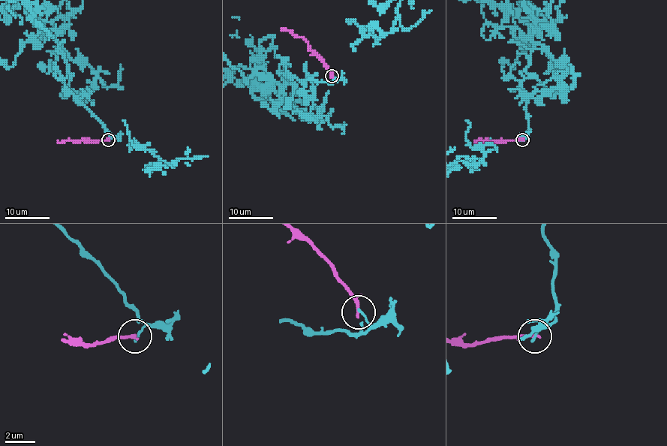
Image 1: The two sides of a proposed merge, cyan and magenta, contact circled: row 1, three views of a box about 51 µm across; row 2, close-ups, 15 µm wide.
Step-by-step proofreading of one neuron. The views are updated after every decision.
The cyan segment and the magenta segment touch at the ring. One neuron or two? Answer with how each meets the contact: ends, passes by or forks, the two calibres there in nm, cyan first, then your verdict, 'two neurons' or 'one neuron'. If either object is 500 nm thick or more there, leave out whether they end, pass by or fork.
cyan ends | magenta ends | 160/260 nm | two neurons

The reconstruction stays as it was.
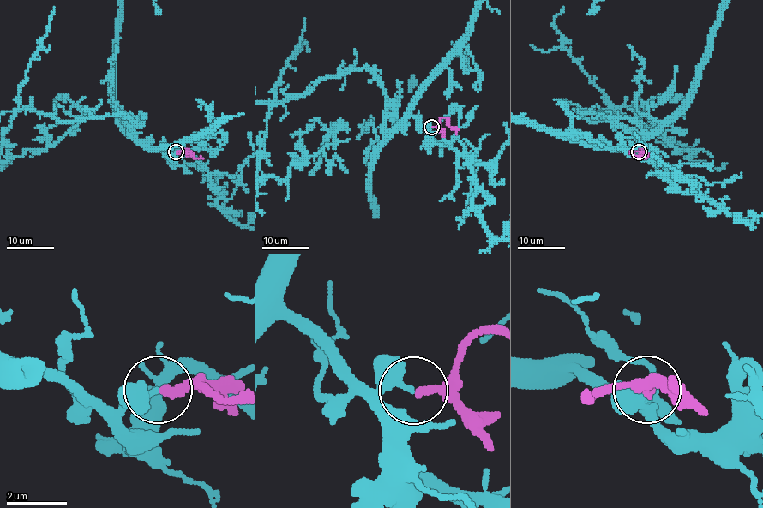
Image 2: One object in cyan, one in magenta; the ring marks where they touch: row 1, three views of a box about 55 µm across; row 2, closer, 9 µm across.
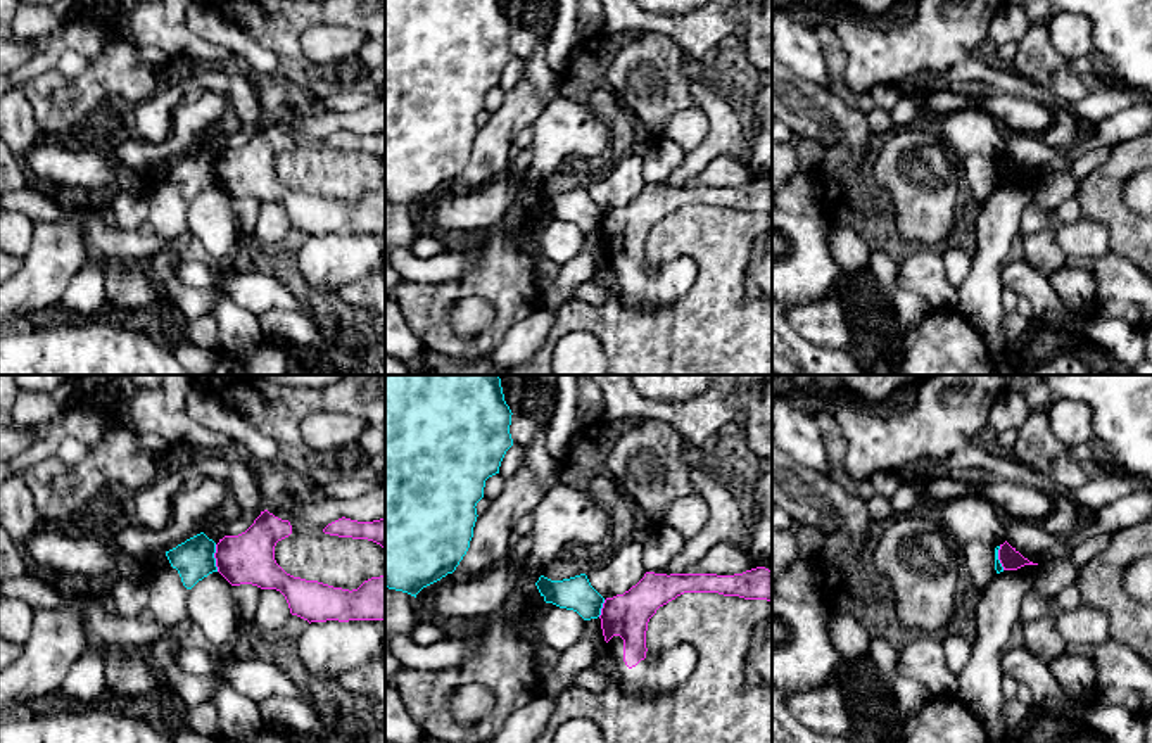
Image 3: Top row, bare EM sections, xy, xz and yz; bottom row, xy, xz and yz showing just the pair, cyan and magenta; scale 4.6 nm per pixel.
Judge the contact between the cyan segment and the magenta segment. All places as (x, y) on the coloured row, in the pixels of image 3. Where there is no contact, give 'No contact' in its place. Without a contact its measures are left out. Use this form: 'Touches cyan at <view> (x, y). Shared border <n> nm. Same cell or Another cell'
Touches cyan at xy (215, 558). Shared border 130 nm. Another cell

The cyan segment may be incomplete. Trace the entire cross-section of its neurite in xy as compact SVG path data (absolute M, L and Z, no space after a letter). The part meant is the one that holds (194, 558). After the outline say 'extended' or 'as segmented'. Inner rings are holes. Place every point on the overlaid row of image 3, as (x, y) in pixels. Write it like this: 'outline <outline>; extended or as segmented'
outline M200 532L166 551L166 556L171 567L178 570L183 586L192 589L204 577L218 572L214 553L216 543Z; as segmented

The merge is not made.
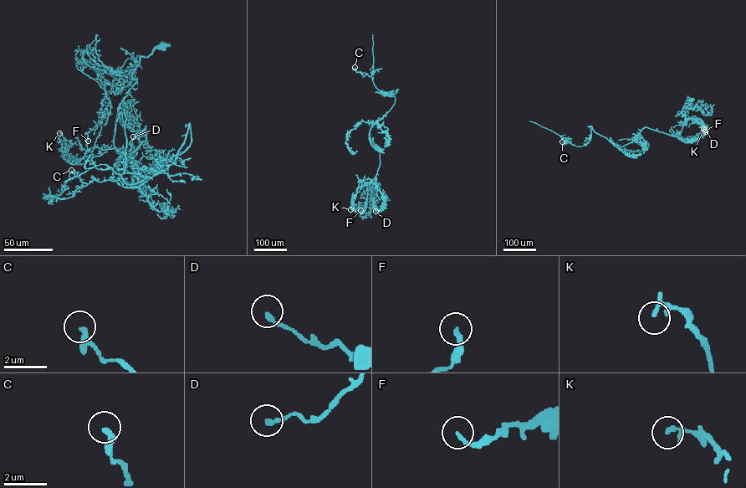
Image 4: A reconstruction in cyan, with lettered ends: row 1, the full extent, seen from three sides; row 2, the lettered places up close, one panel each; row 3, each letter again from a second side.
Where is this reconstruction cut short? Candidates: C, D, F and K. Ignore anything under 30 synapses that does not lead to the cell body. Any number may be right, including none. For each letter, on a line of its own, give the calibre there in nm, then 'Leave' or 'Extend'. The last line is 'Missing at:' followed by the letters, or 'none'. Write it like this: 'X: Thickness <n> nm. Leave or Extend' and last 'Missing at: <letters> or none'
C: Thickness 200 nm. Leave
D: Thickness 220 nm. Leave
F: Thickness 190 nm. Leave
K: Thickness 190 nm. Leave
Missing at: none

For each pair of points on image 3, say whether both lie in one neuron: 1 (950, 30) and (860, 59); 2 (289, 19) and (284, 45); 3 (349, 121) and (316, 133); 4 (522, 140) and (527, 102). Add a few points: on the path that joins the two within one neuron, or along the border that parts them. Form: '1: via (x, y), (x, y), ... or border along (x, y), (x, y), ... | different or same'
1: via (928, 44), (900, 54), (883, 54) | same
2: via (284, 26), (284, 38) | same
3: via (341, 121), (325, 125) | same
4: border along (531, 125), (513, 142) | different

